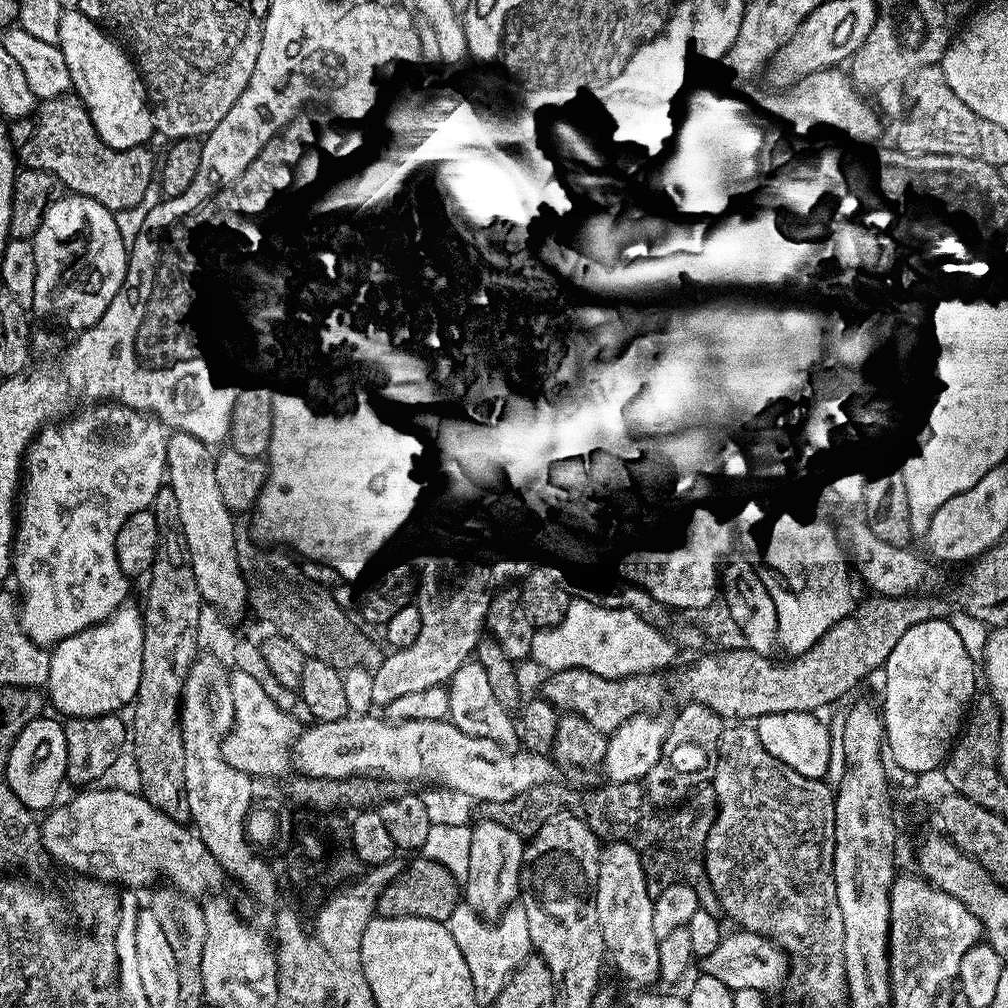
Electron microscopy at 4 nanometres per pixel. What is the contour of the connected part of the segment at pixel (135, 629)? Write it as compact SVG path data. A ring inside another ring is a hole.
M126 602L110 618L88 627L70 638L62 639L51 649L50 678L46 692L49 701L66 718L98 717L117 713L137 694L142 667L143 611L132 602Z

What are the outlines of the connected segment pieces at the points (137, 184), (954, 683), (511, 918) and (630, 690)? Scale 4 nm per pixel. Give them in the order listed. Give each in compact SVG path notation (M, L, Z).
M75 94L43 101L34 119L18 120L11 125L10 135L23 167L46 170L69 193L94 198L114 214L140 202L158 170L158 160L152 157L151 147L118 150L106 146L86 106Z
M930 618L920 624L914 624L902 635L882 667L882 675L884 674L882 723L886 748L893 763L917 776L923 776L934 769L937 771L943 765L975 701L978 692L976 672L978 676L976 662L966 653L966 646L963 645L962 638L954 630L951 621Z
M467 903L457 904L454 914L446 921L450 934L458 942L462 955L466 958L477 1002L482 1006L491 1006L502 994L510 978L533 955L534 949L530 938L530 926L526 922L523 907L513 906L501 912L495 922L489 922L480 916Z
M581 668L551 673L541 695L561 713L581 716L598 733L612 735L636 715L655 713L666 698L666 684L659 673L640 673L622 680L604 679Z

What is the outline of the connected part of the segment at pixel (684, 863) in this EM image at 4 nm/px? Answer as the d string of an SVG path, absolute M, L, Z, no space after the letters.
M639 781L618 784L611 783L607 787L596 793L595 796L588 794L584 798L573 796L569 801L564 800L565 813L582 820L591 832L597 836L597 839L604 842L626 844L635 850L640 856L644 876L647 878L647 893L653 899L656 899L658 894L662 894L662 890L666 890L667 886L678 884L690 885L697 894L702 894L702 898L704 898L704 903L700 905L700 908L719 917L723 908L717 900L717 895L714 894L708 878L700 878L702 870L705 868L705 864L700 864L700 857L705 856L706 838L709 837L713 822L716 821L715 791L710 788L697 791L693 797L693 800L695 799L694 802L689 801L687 804L673 809L669 813L669 816L671 815L670 819L667 820L664 817L667 815L661 814L648 802L647 791Z

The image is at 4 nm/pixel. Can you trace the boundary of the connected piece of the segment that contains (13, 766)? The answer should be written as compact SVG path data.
M39 718L30 721L10 750L6 771L6 783L13 794L28 808L33 810L48 810L57 803L56 791L66 780L66 734L64 725L59 719L46 720Z

